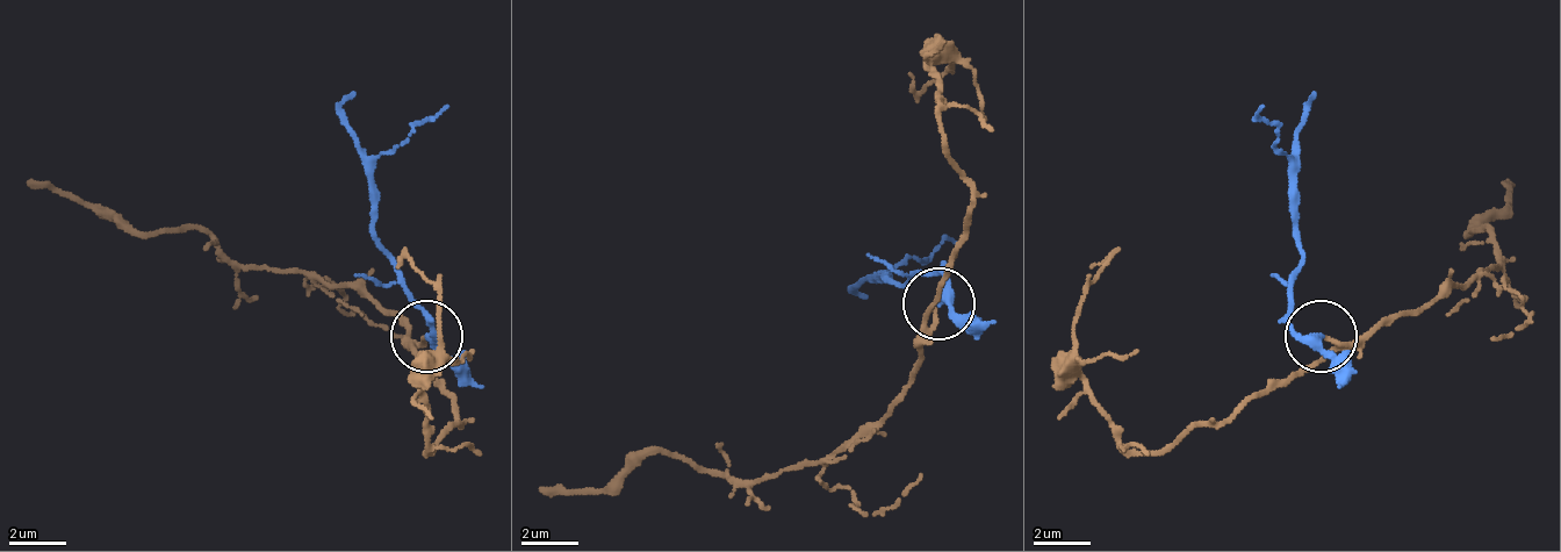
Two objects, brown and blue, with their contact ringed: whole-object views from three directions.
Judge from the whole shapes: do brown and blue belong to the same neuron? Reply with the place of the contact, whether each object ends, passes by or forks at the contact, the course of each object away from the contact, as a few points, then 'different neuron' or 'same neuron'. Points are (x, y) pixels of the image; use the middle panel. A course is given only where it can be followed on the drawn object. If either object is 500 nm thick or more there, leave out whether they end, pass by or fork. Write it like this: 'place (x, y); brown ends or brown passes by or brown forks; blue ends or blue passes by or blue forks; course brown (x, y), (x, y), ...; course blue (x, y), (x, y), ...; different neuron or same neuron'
place (939, 303); brown passes by; blue passes by; course brown (933, 306), (905, 392), (869, 428), (811, 464), (725, 478), (631, 457), (596, 493), (538, 485); course blue (940, 306), (940, 277), (883, 277), (948, 241), (962, 248); same neuron

